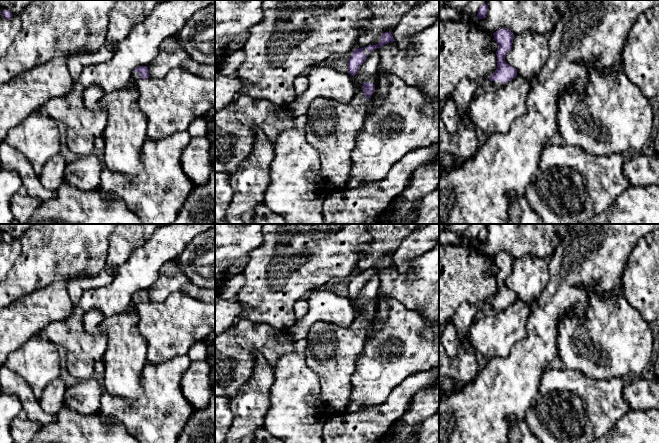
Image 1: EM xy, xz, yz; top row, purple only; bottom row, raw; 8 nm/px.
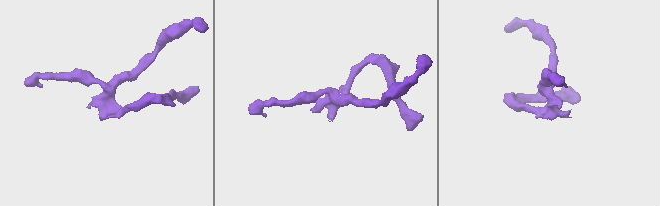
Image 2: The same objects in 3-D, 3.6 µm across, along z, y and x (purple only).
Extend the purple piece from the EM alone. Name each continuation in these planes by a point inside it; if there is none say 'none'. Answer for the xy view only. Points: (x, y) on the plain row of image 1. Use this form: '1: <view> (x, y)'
1: xy (125, 357)

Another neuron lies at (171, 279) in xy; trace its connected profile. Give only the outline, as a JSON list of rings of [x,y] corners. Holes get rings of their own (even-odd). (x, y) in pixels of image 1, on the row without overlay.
[[[177,260],[166,262],[159,271],[159,278],[147,290],[151,302],[164,302],[174,292],[182,292],[205,303],[215,303],[215,289],[194,285],[180,269]]]

